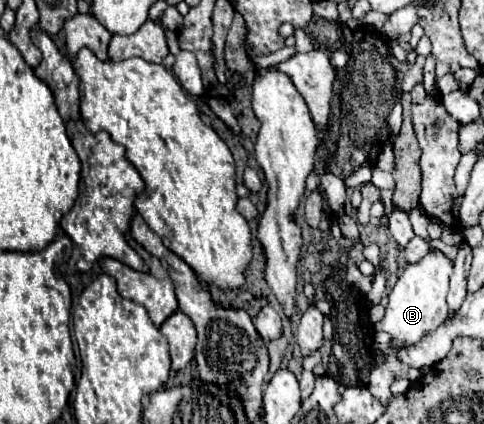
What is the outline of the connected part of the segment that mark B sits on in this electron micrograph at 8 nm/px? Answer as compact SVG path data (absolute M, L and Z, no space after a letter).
M429 249L429 253L417 263L407 263L401 271L395 287L389 293L385 319L375 327L389 331L399 345L417 343L427 331L435 329L447 317L447 291L451 277L451 261L439 249Z

